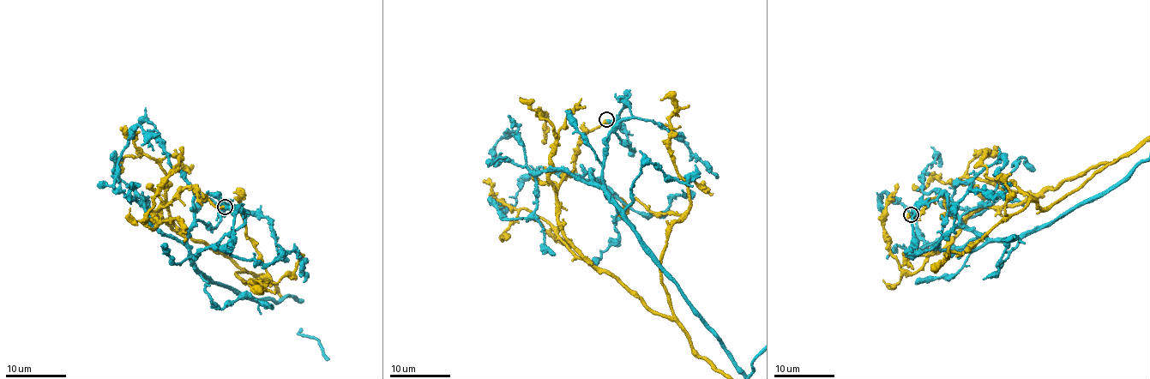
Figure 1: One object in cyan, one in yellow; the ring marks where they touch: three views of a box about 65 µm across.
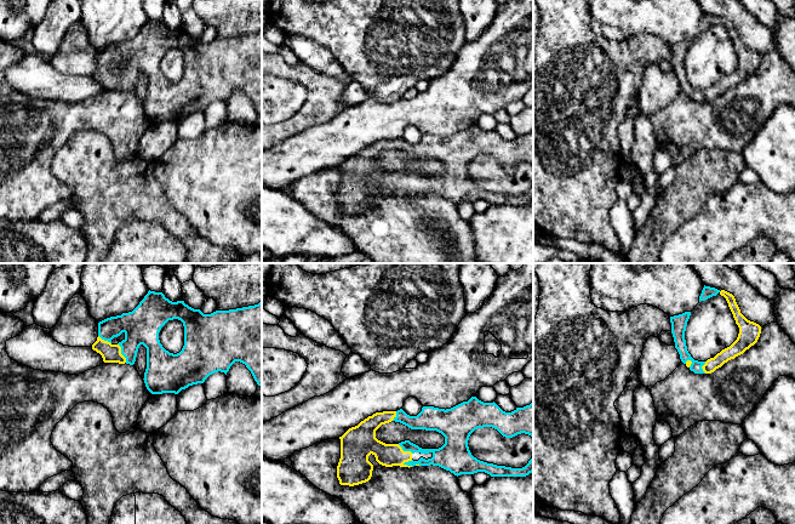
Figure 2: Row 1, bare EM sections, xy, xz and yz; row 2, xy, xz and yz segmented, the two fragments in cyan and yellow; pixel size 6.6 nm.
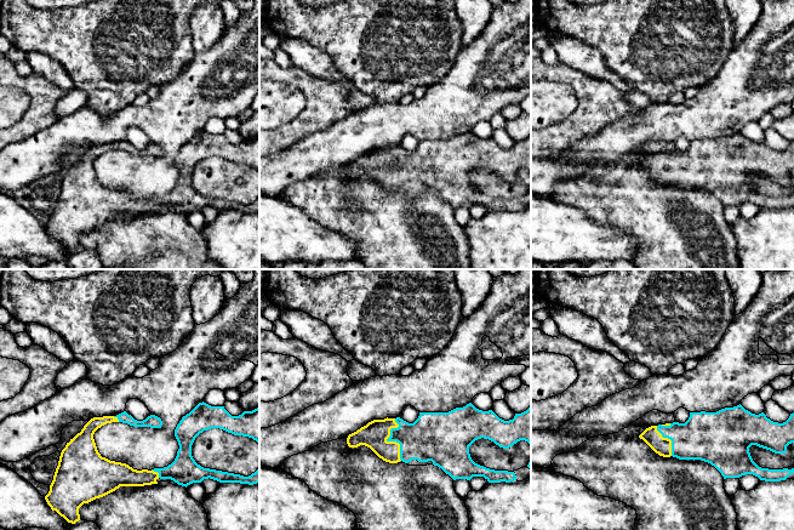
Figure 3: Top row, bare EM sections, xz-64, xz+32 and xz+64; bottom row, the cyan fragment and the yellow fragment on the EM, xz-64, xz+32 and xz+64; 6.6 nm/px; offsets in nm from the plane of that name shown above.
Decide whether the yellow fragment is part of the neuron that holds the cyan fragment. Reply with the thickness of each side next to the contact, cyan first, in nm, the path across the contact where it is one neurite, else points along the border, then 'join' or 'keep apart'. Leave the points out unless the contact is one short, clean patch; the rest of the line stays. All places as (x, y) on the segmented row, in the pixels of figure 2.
240 nm thick on the cyan side, 130 nm on the other; keep apart

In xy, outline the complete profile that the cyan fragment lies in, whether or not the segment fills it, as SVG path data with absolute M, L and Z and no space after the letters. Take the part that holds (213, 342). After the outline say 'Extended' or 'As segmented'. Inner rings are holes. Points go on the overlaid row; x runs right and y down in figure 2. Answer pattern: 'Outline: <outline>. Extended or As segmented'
Outline: M148 291L139 304L128 313L110 317L98 323L98 336L111 343L114 337L125 334L125 338L118 344L121 347L121 354L126 358L126 364L133 365L141 344L147 348L147 369L144 372L144 383L151 394L175 393L189 386L204 383L205 380L215 372L227 372L235 361L246 365L251 371L258 386L262 386L262 302L254 306L216 311L211 314L204 314L200 309L194 309L184 301L172 302L162 292ZM178 319L184 326L184 346L177 354L166 351L159 340L161 328L168 321Z. As segmented

